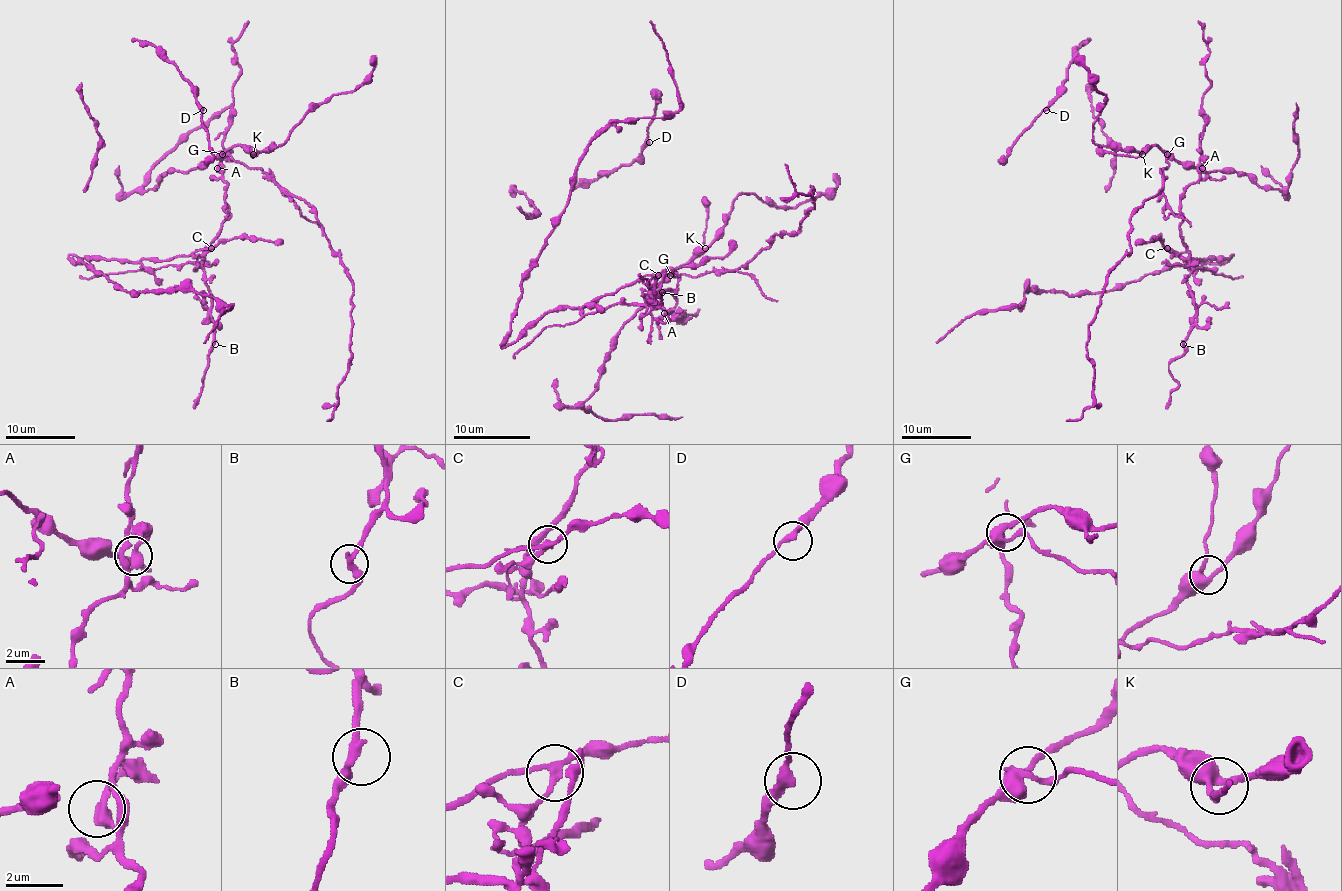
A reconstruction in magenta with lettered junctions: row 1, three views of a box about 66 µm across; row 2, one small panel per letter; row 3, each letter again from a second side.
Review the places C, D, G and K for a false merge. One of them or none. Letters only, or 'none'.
C

